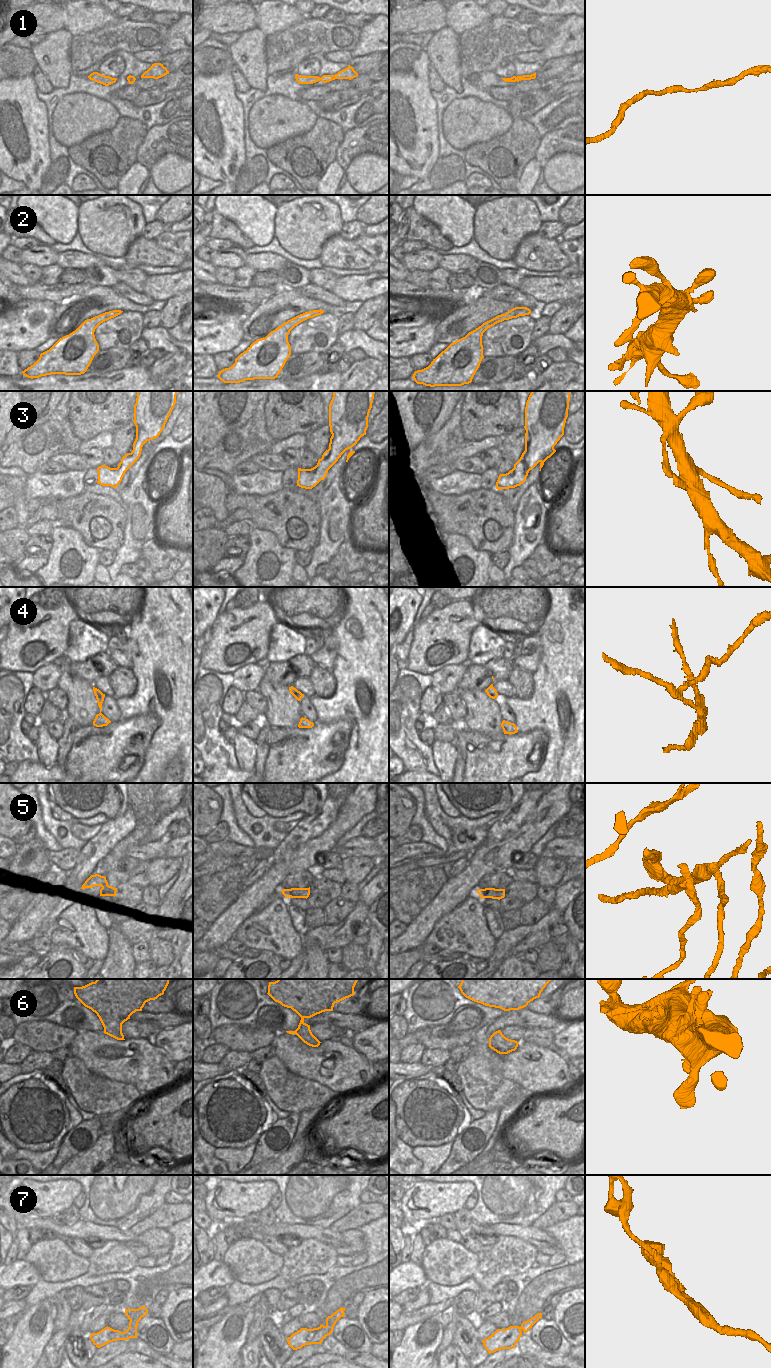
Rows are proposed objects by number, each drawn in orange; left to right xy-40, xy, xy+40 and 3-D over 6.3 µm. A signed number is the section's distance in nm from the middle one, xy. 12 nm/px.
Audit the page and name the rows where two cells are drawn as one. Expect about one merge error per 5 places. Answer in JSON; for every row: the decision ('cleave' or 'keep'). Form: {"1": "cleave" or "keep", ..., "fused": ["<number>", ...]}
{"1": "keep", "2": "keep", "3": "keep", "4": "keep", "5": "cleave", "6": "keep", "7": "keep", "fused": ["5"]}

